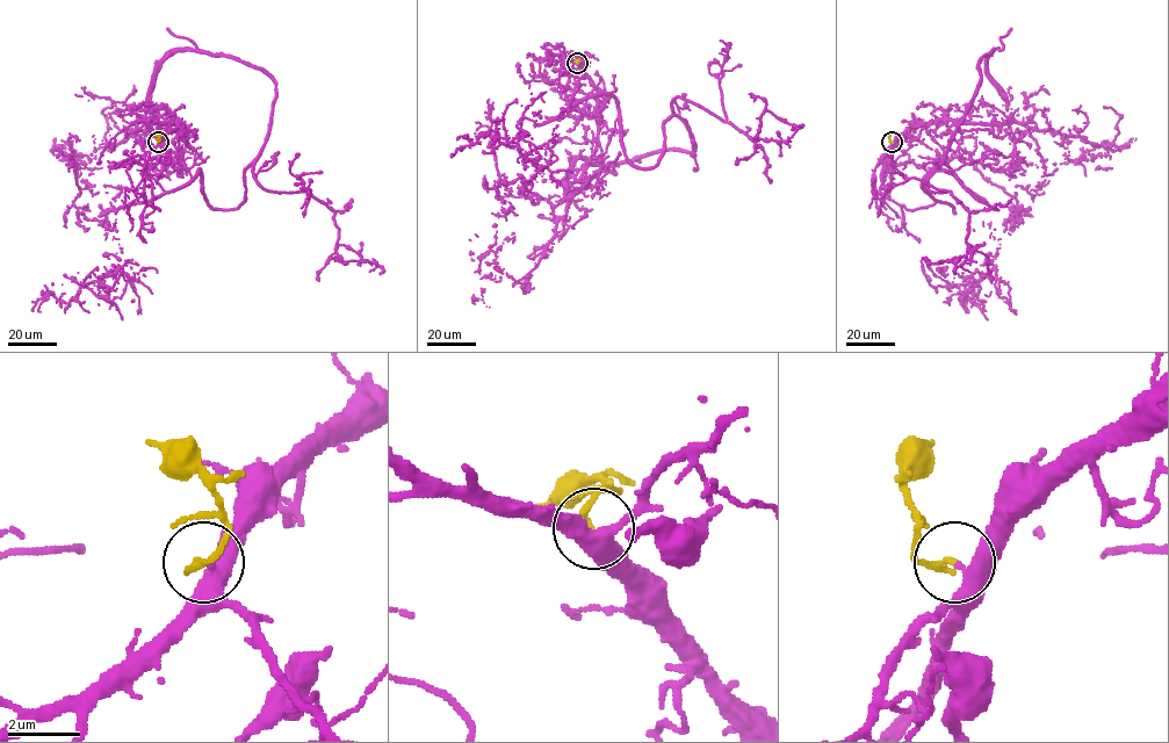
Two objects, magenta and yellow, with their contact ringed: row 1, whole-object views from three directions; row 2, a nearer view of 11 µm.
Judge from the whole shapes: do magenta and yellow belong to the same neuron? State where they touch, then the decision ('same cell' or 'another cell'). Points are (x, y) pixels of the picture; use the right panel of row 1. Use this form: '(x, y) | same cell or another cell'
(892, 142) | same cell

